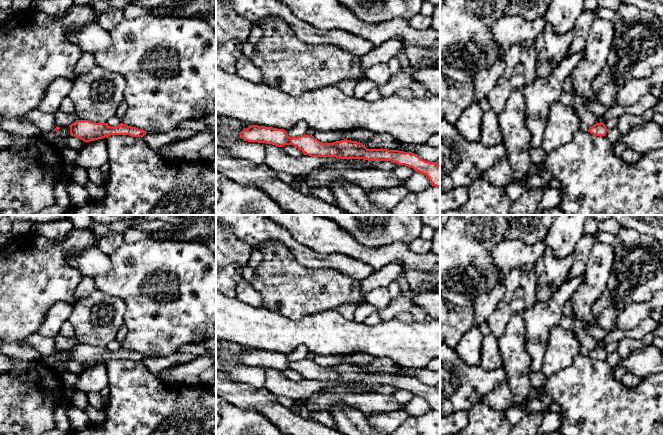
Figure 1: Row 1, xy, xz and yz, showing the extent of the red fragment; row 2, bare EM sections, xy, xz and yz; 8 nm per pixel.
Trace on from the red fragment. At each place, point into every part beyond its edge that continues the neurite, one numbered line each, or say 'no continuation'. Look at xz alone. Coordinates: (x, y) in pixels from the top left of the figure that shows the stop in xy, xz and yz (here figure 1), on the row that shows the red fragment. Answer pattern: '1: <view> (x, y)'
no continuation

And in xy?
1: xy (140, 182)

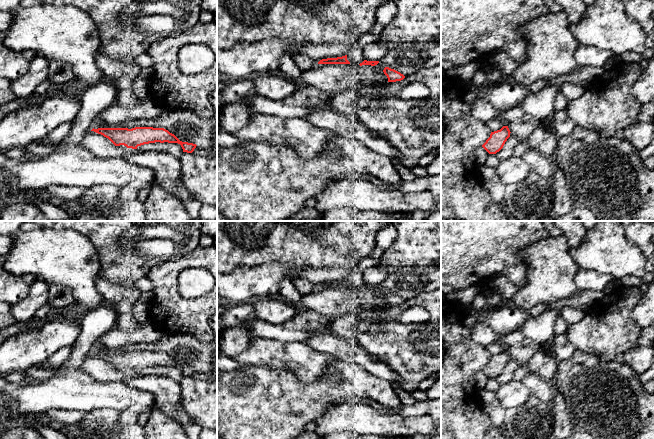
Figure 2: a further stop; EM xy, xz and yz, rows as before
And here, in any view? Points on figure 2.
no continuation

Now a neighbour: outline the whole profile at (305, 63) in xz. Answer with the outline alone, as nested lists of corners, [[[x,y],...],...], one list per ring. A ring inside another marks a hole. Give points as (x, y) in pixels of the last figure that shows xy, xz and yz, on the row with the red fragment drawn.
[[[297,54],[292,57],[296,66],[303,72],[313,69],[318,63],[305,54]]]

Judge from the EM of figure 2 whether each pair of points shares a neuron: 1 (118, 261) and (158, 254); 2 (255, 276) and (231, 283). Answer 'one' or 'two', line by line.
1: one
2: one

